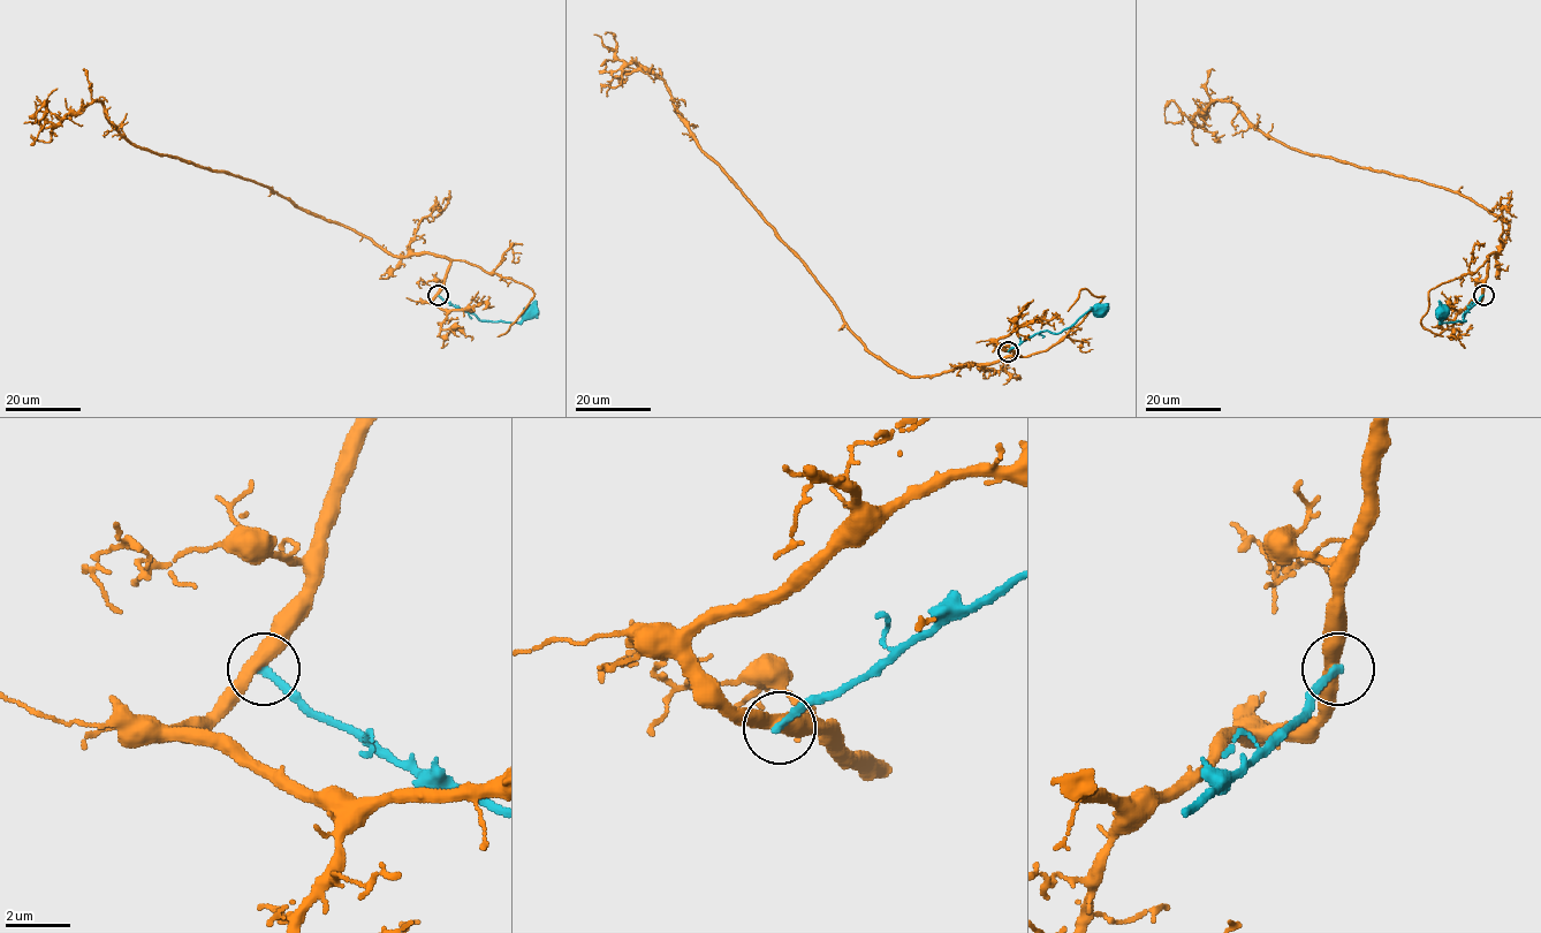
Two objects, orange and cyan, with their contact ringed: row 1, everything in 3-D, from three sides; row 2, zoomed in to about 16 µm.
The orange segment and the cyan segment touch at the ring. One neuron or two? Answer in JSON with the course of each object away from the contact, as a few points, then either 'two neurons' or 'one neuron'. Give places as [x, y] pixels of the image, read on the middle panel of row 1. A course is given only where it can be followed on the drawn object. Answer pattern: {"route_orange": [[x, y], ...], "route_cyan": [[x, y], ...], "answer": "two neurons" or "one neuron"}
{"route_orange": [[1008, 350], [1019, 356], [925, 376], [878, 358], [805, 263], [701, 149], [665, 82], [623, 62], [605, 33]], "route_cyan": [[1008, 351], [1037, 333], [1061, 333], [1088, 310], [1098, 311]], "answer": "two neurons"}

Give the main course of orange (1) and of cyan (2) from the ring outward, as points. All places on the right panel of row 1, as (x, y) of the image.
1: (1482, 295), (1508, 225), (1457, 191), (1287, 146), (1232, 104), (1214, 100), (1194, 124), (1171, 100), (1166, 123)
2: (1483, 295), (1463, 316), (1465, 320), (1442, 323), (1443, 310)

